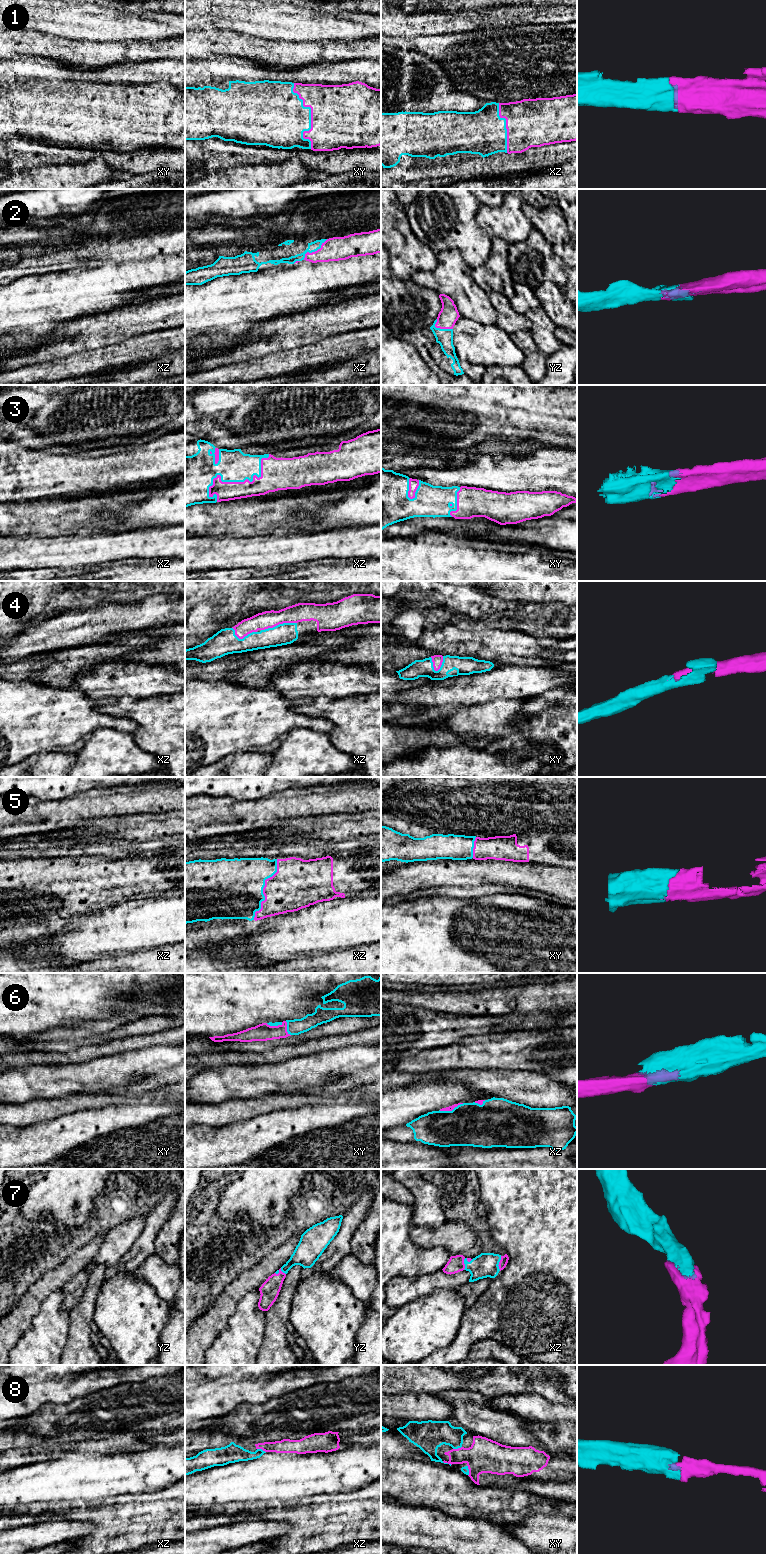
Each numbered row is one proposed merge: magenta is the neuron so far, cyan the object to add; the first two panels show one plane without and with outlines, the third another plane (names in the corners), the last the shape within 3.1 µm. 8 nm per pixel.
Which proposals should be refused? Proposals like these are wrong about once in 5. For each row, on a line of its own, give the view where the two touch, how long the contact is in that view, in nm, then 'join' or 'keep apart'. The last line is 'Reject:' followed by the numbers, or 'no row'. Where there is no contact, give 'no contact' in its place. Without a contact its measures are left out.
1: xy | 550 nm | join
2: xz | 260 nm | join
3: xz | 600 nm | join
4: xz | 300 nm | join
5: xz | 500 nm | join
6: xz | 200 nm | join
7: xz | 120 nm | join
8: xz | 80 nm | join
Reject: no row

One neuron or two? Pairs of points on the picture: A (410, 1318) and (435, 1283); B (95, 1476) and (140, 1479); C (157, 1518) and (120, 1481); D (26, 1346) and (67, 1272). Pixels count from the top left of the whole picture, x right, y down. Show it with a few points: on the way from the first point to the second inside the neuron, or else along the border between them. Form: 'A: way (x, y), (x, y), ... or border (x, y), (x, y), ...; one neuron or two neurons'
A: border (450, 1289), (438, 1289), (405, 1304); two neurons
B: way (106, 1476), (129, 1476); one neuron
C: border (155, 1491), (118, 1494), (109, 1499); two neurons
D: border (62, 1288), (52, 1292), (40, 1307); two neurons

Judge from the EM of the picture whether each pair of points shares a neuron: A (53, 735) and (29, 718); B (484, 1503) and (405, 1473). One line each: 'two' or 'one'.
A: one
B: one

